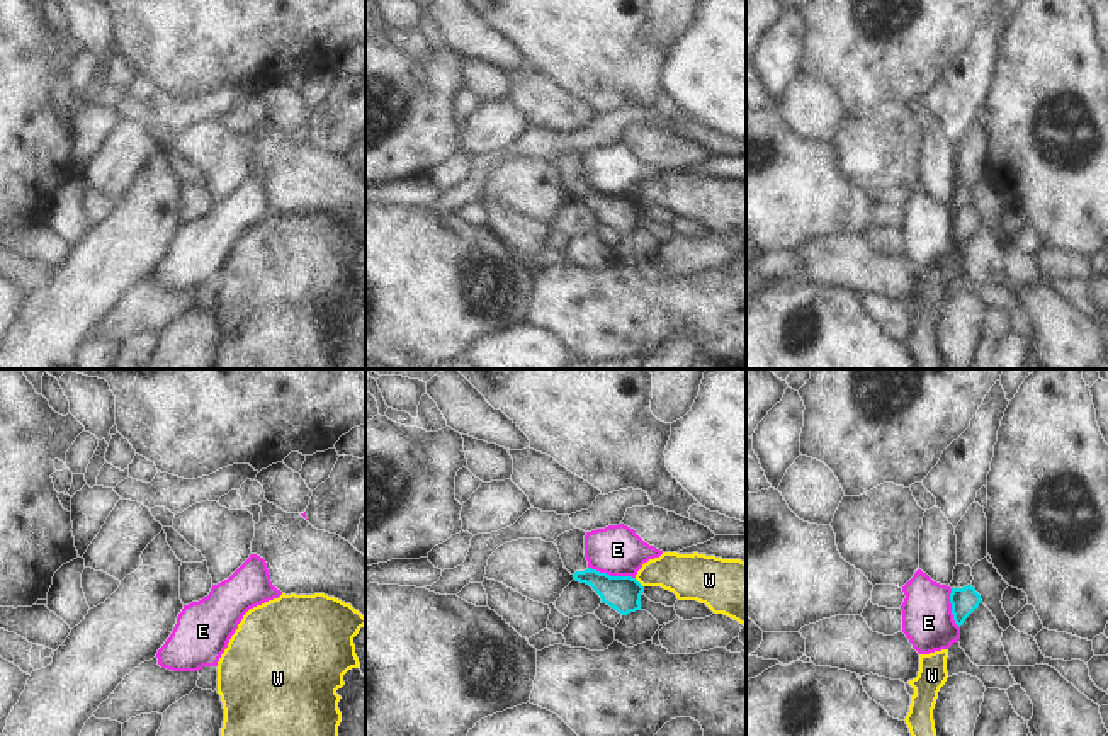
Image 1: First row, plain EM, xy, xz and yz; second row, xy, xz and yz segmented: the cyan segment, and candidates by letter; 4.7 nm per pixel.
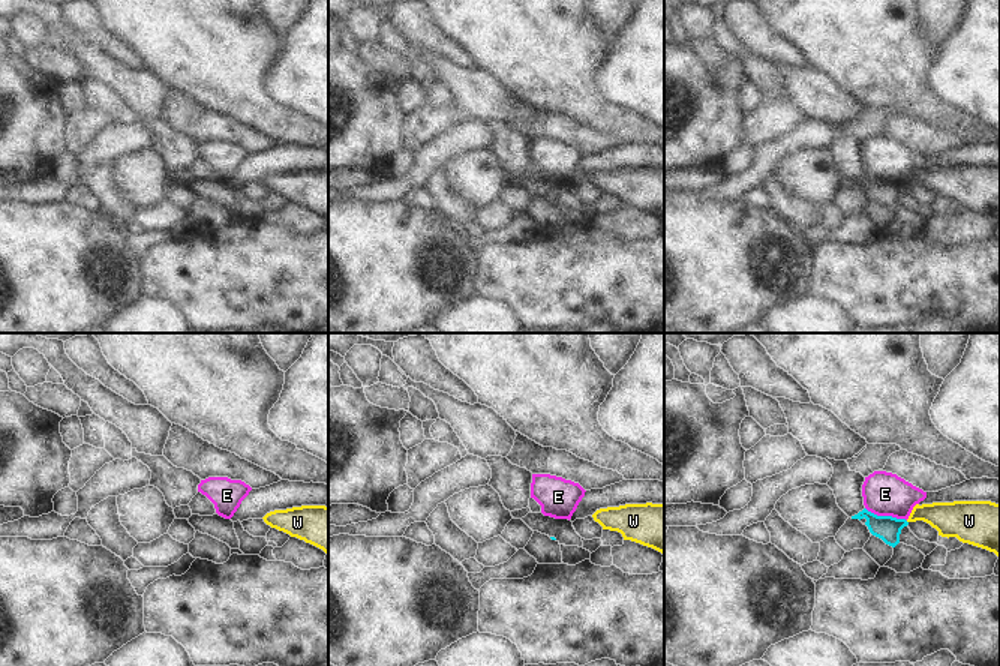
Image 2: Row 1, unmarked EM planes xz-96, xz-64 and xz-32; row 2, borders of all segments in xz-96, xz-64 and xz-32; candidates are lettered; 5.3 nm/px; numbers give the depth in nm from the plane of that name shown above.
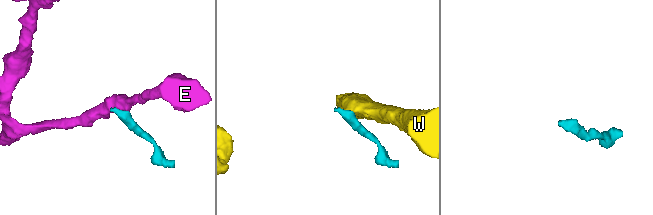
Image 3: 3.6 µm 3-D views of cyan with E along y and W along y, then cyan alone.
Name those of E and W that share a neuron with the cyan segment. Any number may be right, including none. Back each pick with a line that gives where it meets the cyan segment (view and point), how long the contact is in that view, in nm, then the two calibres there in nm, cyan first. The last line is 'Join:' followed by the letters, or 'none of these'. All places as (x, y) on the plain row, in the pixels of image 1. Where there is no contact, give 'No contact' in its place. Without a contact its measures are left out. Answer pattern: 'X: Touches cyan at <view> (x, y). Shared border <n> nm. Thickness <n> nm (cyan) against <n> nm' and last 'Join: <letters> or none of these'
Join: none of these.

